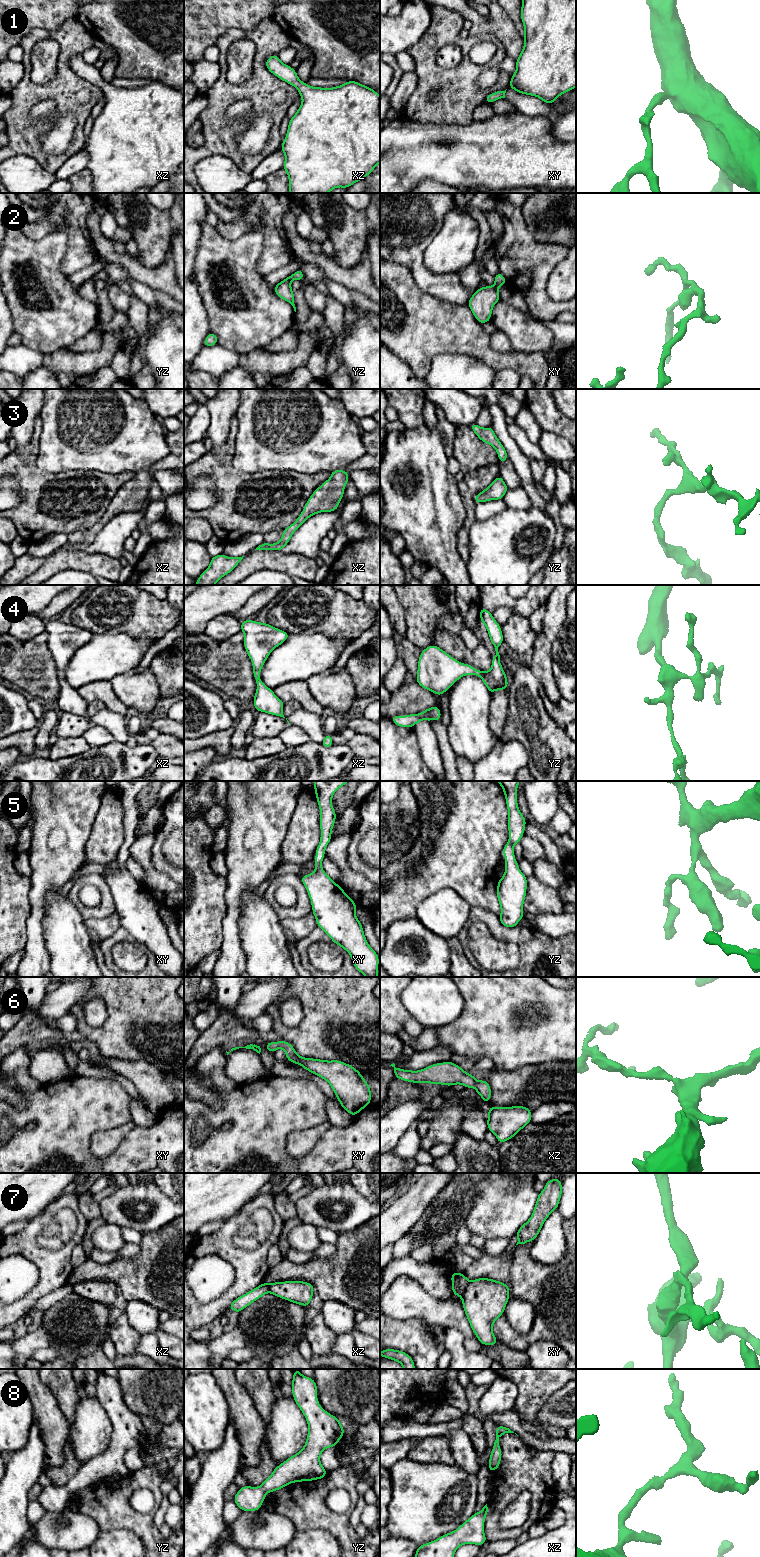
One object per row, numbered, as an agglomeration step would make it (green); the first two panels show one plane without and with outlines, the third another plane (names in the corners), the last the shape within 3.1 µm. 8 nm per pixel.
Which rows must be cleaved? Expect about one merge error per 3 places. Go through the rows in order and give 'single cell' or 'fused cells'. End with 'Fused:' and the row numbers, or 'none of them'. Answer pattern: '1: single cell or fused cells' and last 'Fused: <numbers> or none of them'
1: single cell
2: single cell
3: single cell
4: single cell
5: single cell
6: single cell
7: fused cells
8: single cell
Fused: 7

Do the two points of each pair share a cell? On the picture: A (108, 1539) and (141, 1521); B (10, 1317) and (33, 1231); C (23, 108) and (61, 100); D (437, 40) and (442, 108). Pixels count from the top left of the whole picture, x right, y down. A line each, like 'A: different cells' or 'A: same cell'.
A: different cells
B: same cell
C: same cell
D: same cell

